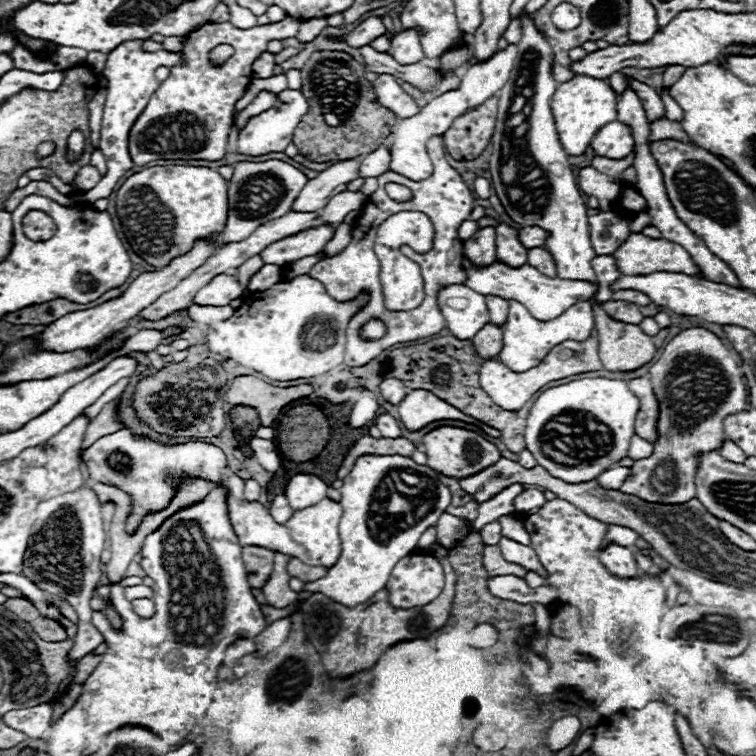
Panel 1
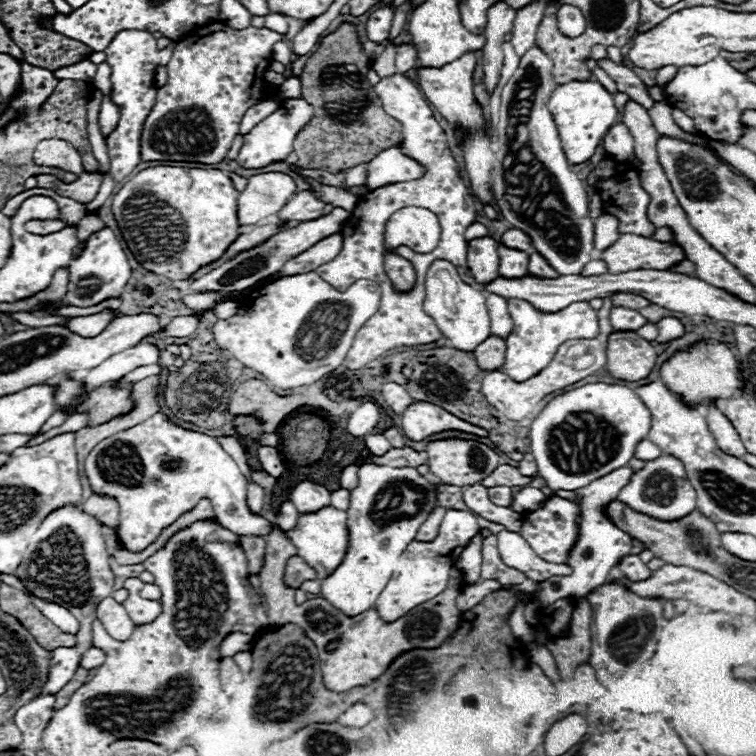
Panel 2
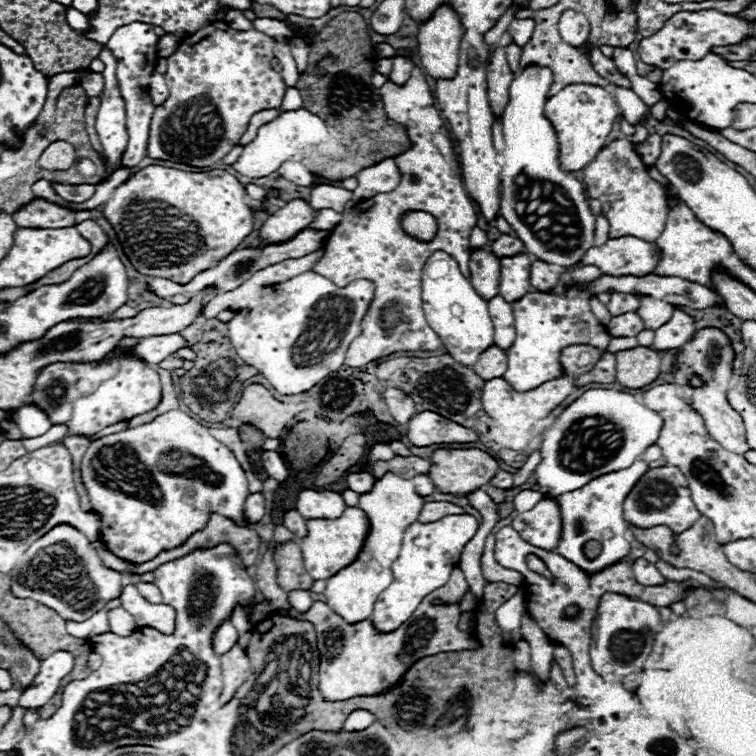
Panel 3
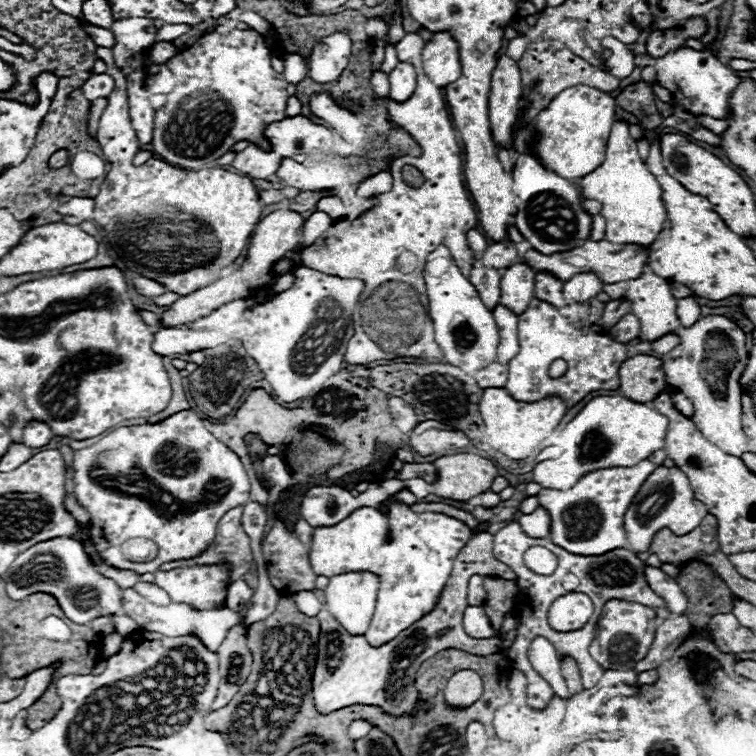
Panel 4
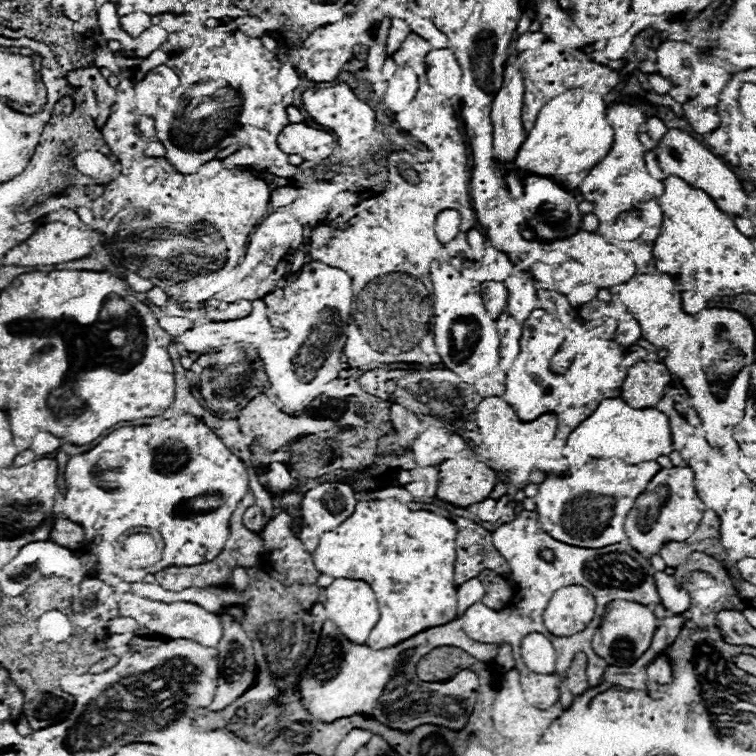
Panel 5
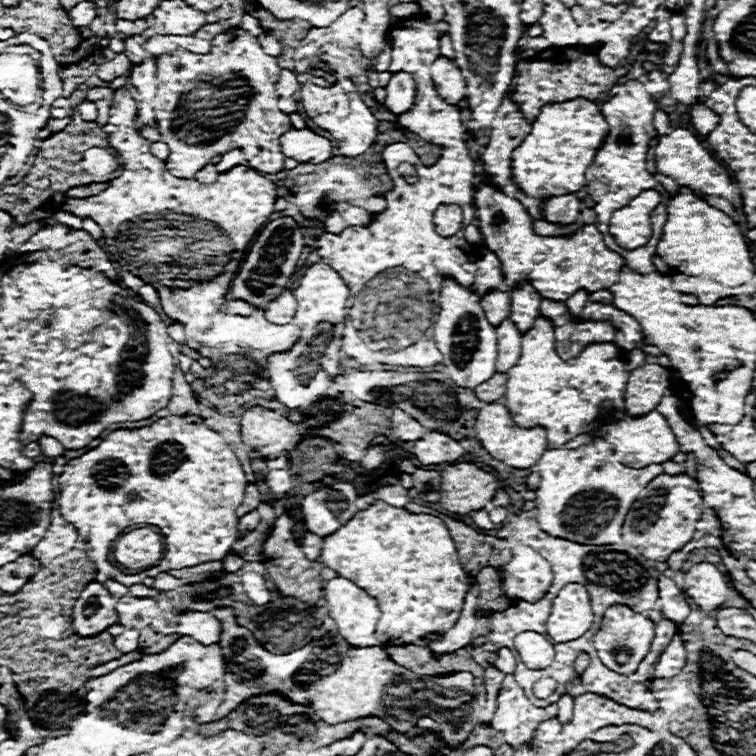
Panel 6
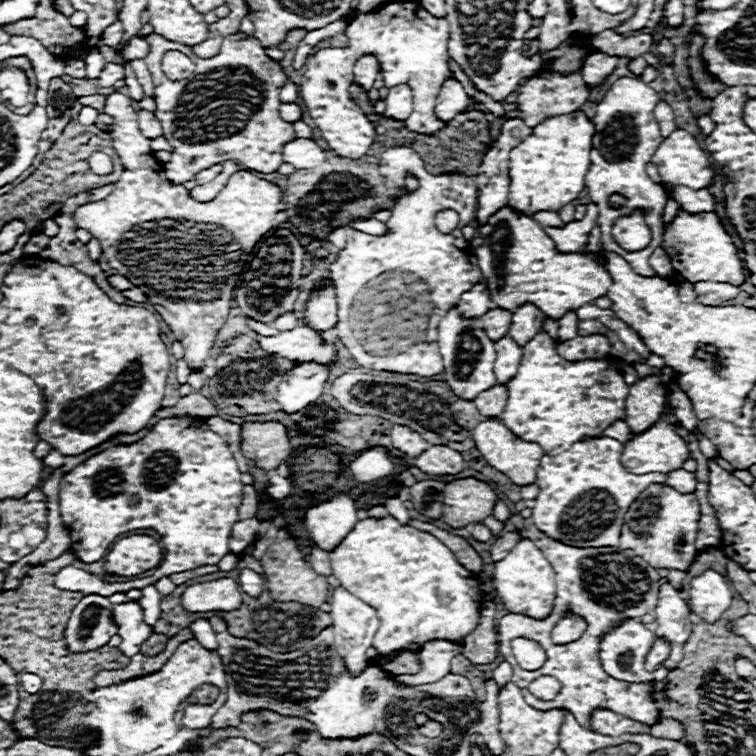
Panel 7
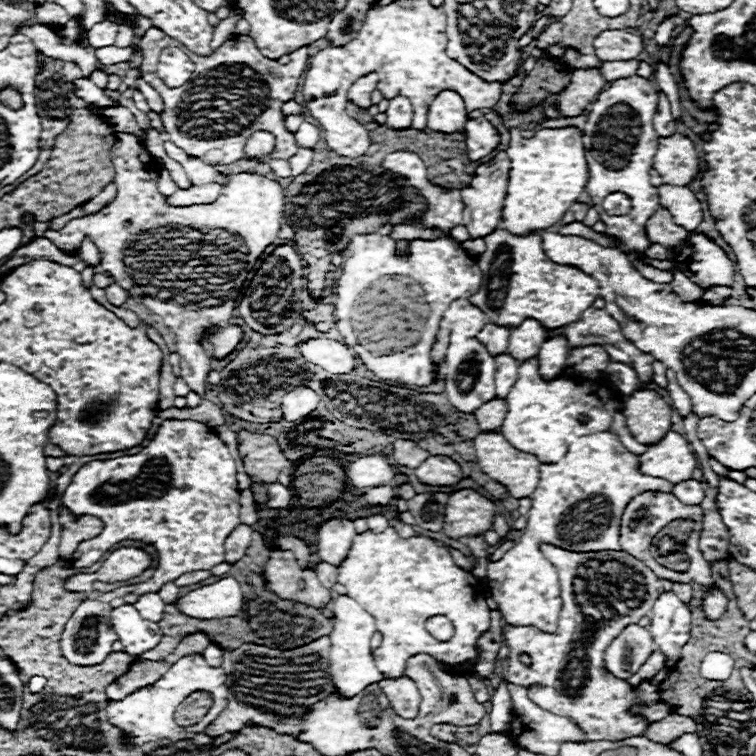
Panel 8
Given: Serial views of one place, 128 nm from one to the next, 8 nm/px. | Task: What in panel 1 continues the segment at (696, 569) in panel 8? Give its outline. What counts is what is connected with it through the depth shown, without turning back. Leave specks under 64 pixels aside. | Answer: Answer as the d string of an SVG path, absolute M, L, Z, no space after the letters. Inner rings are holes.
M704 328L684 330L684 332L680 332L672 342L668 342L668 346L664 348L662 356L650 366L650 380L652 380L652 384L654 384L654 394L658 396L658 402L662 404L662 412L660 412L660 420L658 420L658 442L654 442L654 456L634 462L634 466L630 468L630 476L626 478L626 482L622 484L620 490L626 492L626 494L632 494L632 496L638 496L638 498L644 500L644 502L654 502L654 504L684 504L686 500L692 500L692 498L696 496L696 486L694 486L696 458L694 458L694 454L696 454L698 450L718 450L718 448L720 448L722 436L724 436L722 420L724 420L728 414L734 414L734 412L744 410L744 408L746 408L746 402L748 402L748 394L746 394L746 388L744 388L744 382L742 382L738 364L736 364L736 360L732 358L730 350L720 342L720 338L718 338L716 334L712 334L710 330L704 330Z

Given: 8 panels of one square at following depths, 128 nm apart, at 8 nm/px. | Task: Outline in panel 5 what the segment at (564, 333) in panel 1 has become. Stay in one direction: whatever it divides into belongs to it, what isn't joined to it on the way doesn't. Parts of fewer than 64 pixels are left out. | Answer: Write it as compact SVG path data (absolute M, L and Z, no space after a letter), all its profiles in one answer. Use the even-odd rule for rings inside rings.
M536 308L530 312L530 318L522 322L522 340L520 354L512 362L504 378L502 398L512 404L516 414L522 420L532 420L544 412L552 412L558 418L556 438L566 438L586 416L589 416L600 400L620 397L620 386L626 376L626 368L622 366L624 348L614 340L602 340L600 346L586 346L584 358L574 360L566 374L554 376L550 372L550 358L558 352L564 340L562 322L544 308Z

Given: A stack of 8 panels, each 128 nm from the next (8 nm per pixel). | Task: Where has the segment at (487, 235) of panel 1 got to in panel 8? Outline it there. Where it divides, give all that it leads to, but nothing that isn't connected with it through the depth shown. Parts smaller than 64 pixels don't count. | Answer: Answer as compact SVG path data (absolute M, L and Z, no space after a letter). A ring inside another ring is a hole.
M486 324L482 328L482 332L478 334L478 340L486 346L486 350L492 354L492 356L498 356L498 354L504 354L508 350L508 336L510 330L502 328L502 326L496 326L496 324Z

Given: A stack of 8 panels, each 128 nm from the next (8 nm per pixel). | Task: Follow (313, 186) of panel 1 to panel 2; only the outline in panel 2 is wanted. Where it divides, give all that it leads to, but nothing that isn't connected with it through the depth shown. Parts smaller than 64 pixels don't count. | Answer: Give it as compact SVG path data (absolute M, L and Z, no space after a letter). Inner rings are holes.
M310 190L298 192L280 212L278 218L282 224L288 222L308 222L308 220L316 220L324 214L324 202L318 200Z

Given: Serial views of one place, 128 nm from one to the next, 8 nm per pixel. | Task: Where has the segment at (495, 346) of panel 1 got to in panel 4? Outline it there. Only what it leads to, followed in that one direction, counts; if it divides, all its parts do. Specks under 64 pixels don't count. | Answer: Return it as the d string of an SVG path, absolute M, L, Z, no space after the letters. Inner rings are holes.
M494 362L494 364L478 370L474 374L474 380L482 390L484 388L504 388L506 386L506 376L508 376L508 368Z

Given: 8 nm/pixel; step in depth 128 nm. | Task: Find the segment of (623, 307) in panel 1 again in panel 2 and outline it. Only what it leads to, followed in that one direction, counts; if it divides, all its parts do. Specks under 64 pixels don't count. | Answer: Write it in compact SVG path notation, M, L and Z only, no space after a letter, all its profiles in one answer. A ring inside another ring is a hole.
M612 308L610 312L610 324L616 332L636 332L646 322L648 320L640 312L634 312L630 308Z

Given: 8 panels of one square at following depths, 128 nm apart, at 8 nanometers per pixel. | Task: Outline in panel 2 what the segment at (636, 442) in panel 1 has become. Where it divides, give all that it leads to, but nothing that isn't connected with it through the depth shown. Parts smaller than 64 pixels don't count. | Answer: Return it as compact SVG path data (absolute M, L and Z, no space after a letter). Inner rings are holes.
M642 440L642 444L638 444L638 452L634 454L634 458L638 460L656 460L658 456L662 456L662 452L650 442L650 440Z

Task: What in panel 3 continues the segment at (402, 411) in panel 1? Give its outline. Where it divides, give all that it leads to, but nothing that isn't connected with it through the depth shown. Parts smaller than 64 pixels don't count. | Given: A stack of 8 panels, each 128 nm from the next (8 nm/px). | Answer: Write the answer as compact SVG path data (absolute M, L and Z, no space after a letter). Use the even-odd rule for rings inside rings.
M420 412L408 424L408 440L412 446L432 446L432 444L452 444L452 442L474 442L478 436L452 420L446 420L434 412Z

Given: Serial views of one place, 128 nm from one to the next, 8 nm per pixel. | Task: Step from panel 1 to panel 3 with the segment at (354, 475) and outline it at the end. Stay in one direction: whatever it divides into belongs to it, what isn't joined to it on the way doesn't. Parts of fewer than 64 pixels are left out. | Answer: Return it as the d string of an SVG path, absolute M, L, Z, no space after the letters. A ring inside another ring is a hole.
M386 474L376 480L374 488L360 496L358 508L362 508L370 520L370 534L364 542L364 548L358 560L332 578L324 580L326 589L321 594L310 595L314 601L330 604L330 608L342 616L348 624L356 624L368 620L374 610L374 602L386 586L392 584L392 562L398 558L398 550L402 546L402 536L410 522L418 520L418 514L424 506L422 496L414 492L414 484L410 480L402 480L394 474Z

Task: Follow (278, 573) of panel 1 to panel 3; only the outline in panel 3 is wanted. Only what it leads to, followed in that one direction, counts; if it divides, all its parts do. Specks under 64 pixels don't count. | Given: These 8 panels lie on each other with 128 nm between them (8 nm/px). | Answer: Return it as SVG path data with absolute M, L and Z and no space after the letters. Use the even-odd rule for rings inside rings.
M276 526L274 536L268 544L268 550L266 550L262 562L258 564L258 572L254 578L256 590L272 602L274 612L280 612L284 616L298 618L298 620L304 618L314 624L316 636L318 636L318 652L320 652L320 686L318 688L326 700L334 702L334 700L350 700L354 696L376 696L376 694L390 692L400 682L400 678L408 672L408 668L414 662L418 662L420 658L426 658L426 656L432 656L438 652L446 652L446 650L480 648L478 640L474 640L468 632L458 630L458 622L460 622L458 602L468 592L468 582L464 578L464 572L460 572L460 568L454 568L450 580L442 588L430 592L430 596L426 596L426 600L422 600L422 604L418 606L414 616L390 634L374 632L370 620L364 620L358 624L346 624L324 602L314 602L314 606L306 614L298 614L288 604L288 594L282 588L278 588L278 584L276 584L276 564L272 558L276 542L286 542L290 538L294 538L294 534L288 528Z

